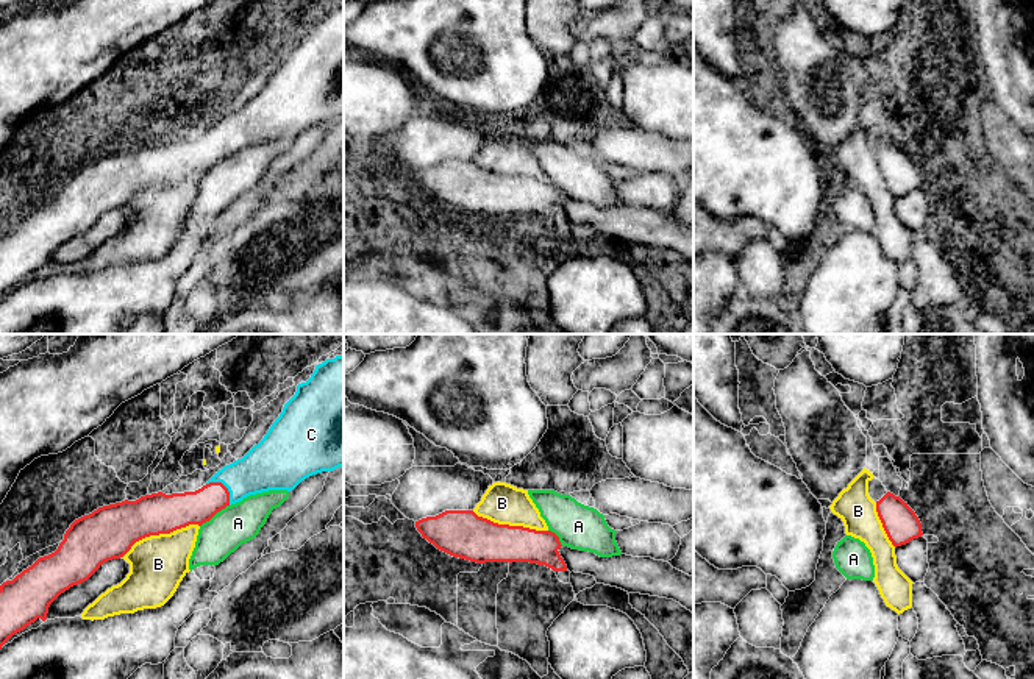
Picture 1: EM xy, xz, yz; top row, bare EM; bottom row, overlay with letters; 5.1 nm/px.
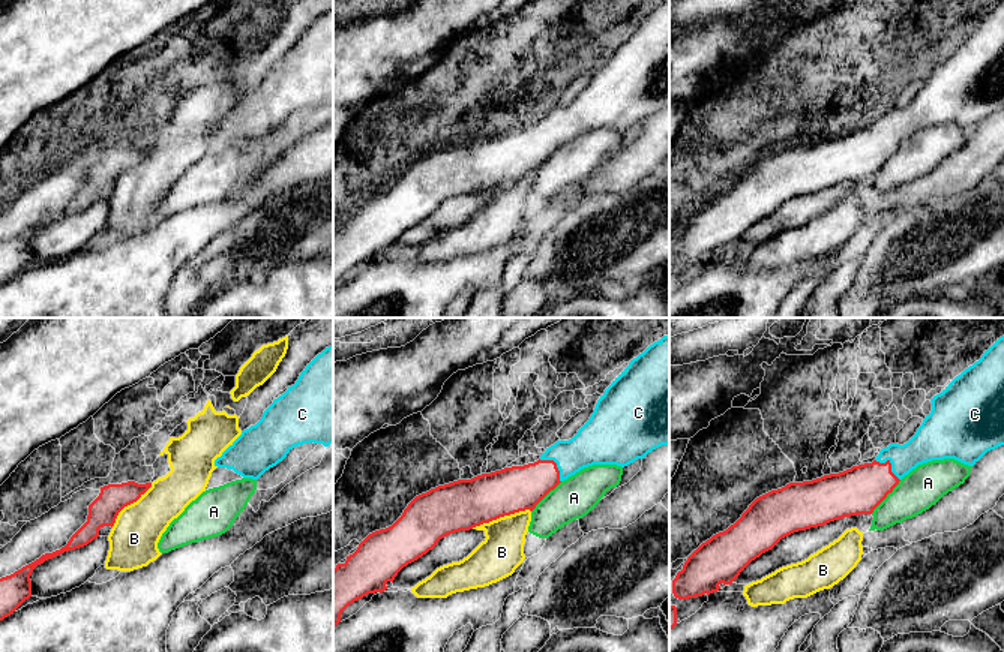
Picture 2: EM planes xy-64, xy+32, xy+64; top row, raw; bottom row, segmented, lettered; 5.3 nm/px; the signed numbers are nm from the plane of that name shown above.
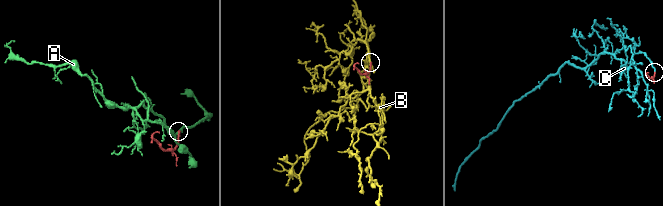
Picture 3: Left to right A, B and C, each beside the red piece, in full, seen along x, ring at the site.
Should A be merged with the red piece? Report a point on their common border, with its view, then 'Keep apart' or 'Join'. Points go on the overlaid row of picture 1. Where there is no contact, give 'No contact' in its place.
Touches red at xy (214, 514). Keep apart

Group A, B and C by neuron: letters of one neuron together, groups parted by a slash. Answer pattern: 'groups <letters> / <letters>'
groups A / B / C

